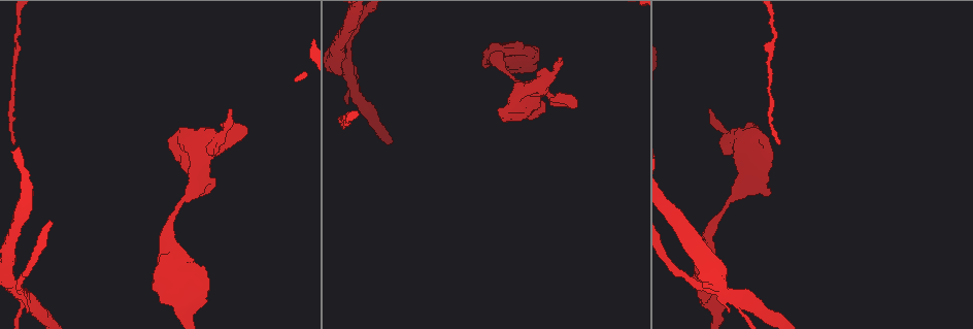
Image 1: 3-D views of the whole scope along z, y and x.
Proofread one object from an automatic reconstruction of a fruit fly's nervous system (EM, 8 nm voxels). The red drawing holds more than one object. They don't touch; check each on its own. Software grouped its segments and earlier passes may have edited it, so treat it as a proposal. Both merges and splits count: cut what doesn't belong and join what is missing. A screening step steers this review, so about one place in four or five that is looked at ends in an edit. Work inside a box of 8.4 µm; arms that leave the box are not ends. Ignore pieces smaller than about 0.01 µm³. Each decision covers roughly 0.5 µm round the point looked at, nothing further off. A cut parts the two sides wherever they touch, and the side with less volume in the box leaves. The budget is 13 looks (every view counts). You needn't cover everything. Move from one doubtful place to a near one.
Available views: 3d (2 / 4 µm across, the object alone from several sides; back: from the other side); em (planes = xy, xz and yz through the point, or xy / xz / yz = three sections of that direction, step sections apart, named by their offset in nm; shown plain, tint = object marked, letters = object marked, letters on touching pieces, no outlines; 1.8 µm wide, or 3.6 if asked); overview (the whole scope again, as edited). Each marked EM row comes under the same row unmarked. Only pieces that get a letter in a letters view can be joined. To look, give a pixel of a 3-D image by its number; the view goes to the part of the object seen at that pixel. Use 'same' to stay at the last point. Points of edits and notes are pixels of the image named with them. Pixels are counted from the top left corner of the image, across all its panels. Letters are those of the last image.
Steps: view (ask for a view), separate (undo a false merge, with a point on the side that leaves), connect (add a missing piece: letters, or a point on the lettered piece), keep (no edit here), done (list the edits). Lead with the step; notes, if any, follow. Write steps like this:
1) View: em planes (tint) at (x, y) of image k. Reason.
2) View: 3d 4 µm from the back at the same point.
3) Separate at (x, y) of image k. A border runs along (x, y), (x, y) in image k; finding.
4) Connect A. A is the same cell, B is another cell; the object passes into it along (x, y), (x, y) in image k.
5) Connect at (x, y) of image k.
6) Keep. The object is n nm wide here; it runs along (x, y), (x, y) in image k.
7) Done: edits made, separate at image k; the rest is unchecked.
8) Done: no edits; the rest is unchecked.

View: em planes (letters) at (169, 274) of image 1. Sudden change in width.

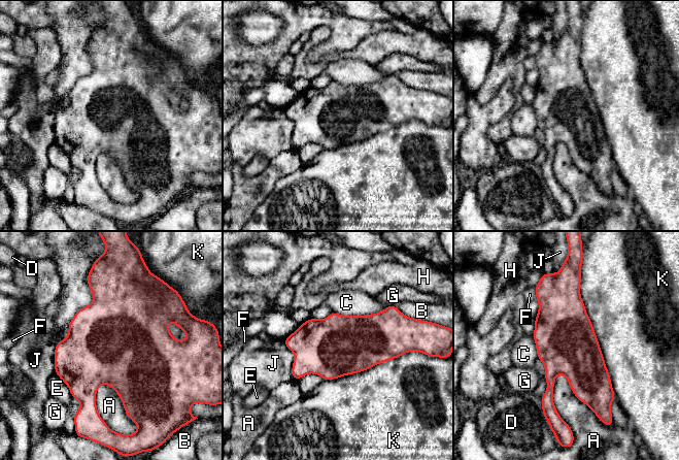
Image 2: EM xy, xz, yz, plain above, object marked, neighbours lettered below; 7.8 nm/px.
Keep. A, B, C, D, E, F, G, H, J and K are other cells; a border runs along (556, 373), (595, 414) in image 2; one neuron here.

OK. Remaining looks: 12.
View: 3d 2 µm at (179, 206) of image 1. Narrows sharply.

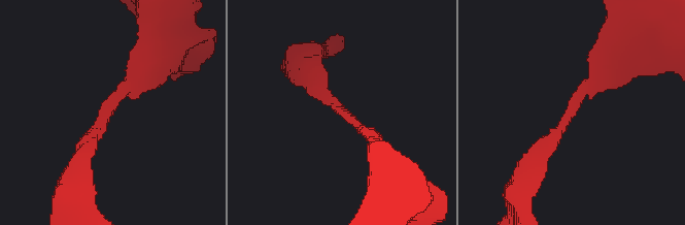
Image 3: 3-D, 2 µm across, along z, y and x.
View: em planes (letters) at (570, 105) of image 3. The arms are 170, 180 nm wide.

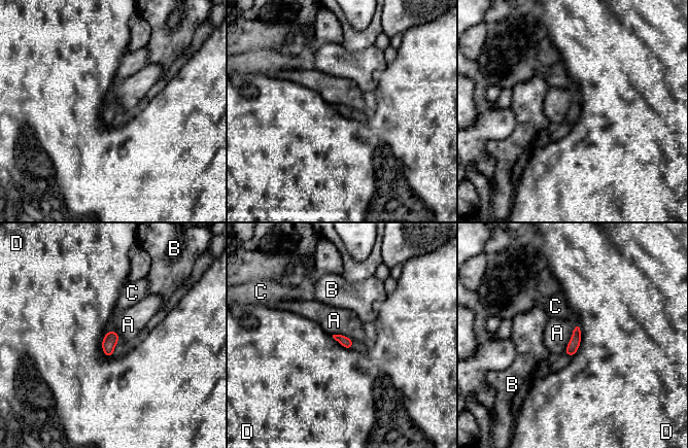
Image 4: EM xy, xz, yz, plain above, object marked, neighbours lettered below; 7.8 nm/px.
Keep. The object is 90 nm wide here; A, B, C and D are other cells; a border runs along (576, 326), (562, 352) in image 4; all the same neuron.

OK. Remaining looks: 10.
View: 3d 4 µm from the back at (231, 110) of image 1. An open end.

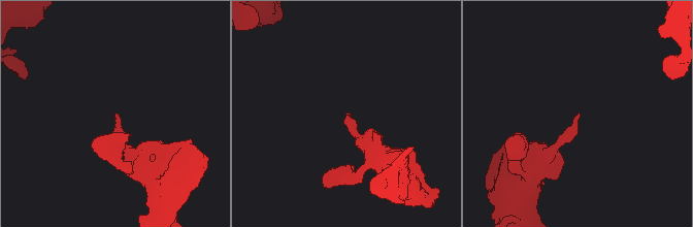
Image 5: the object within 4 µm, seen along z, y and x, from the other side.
View: em yz step 16 (letters) at (578, 114) of image 5.

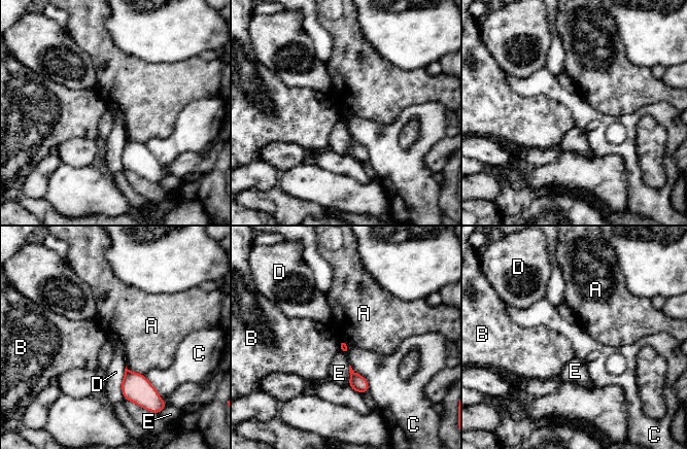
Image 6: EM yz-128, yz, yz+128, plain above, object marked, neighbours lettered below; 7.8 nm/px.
Keep. The longest contact is with C, 280 nm; A, B, C, D and E are other cells; no lettered piece goes on from it.

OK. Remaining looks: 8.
View: 3d 4 µm from the back at (12, 142) of image 1. Long arm stops here.

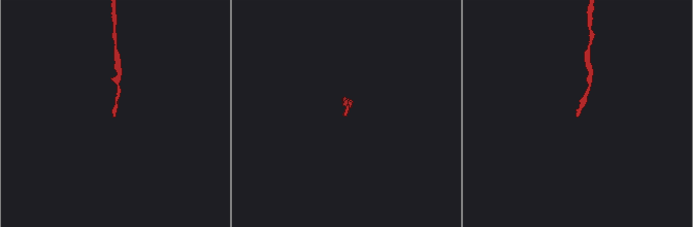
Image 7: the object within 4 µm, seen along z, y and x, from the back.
View: em planes (letters) at (577, 115) of image 7. Now the EM.

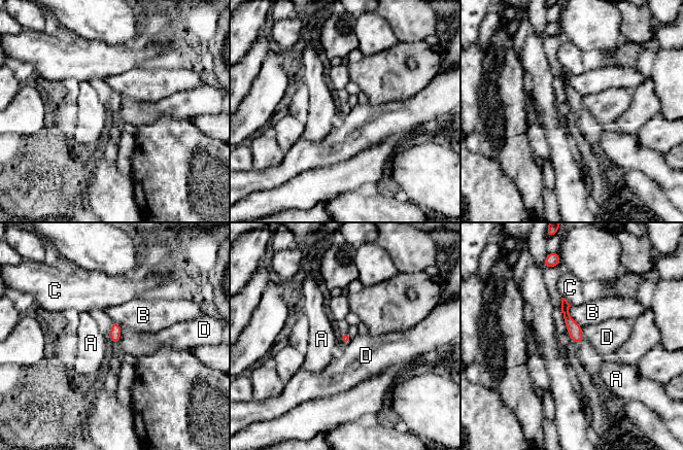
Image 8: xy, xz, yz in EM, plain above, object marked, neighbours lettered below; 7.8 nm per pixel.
Keep. The object is 80 nm wide here; the longest contact is with B, 190 nm; A, B, C and D are other cells; no lettered piece goes on from it.

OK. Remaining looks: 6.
View: em xy step 4 (tint) at (353, 89) of image 1. Three arms meet.

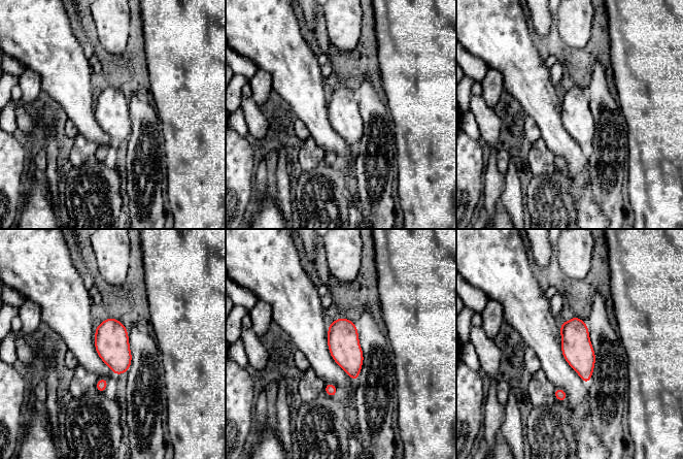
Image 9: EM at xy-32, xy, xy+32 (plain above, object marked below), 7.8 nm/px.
View: em planes (tint) at the same point.

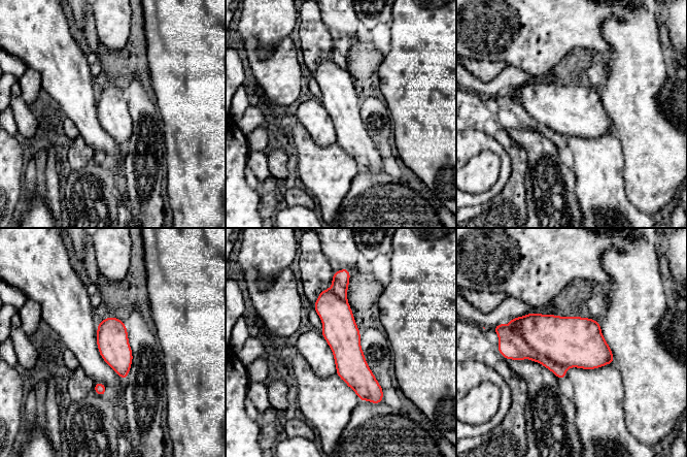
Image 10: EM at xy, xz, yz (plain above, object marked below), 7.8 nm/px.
View: em planes (letters) at the same point. What lies round it.

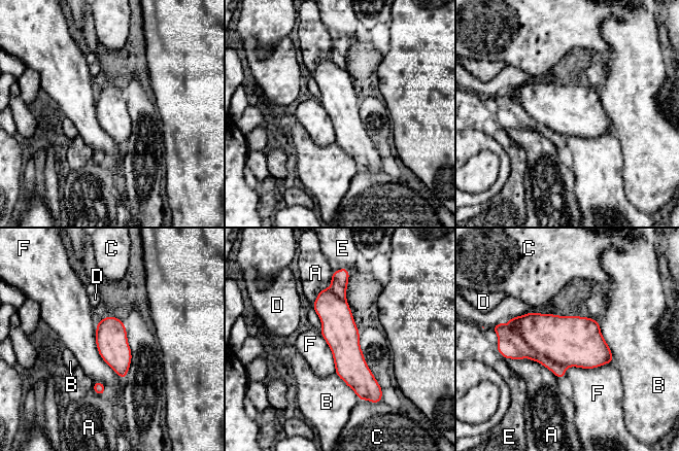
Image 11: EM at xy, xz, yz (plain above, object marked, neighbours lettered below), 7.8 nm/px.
Separate at (511, 345) of image 11. The object is 240 nm wide here; A, B, C, D, E and F are other cells; a border runs along (511, 327), (535, 351), (564, 370) in image 11; a second neuron is stuck on.

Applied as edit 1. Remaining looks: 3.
Done: edits made, separate at image 11; the rest is unchecked.

